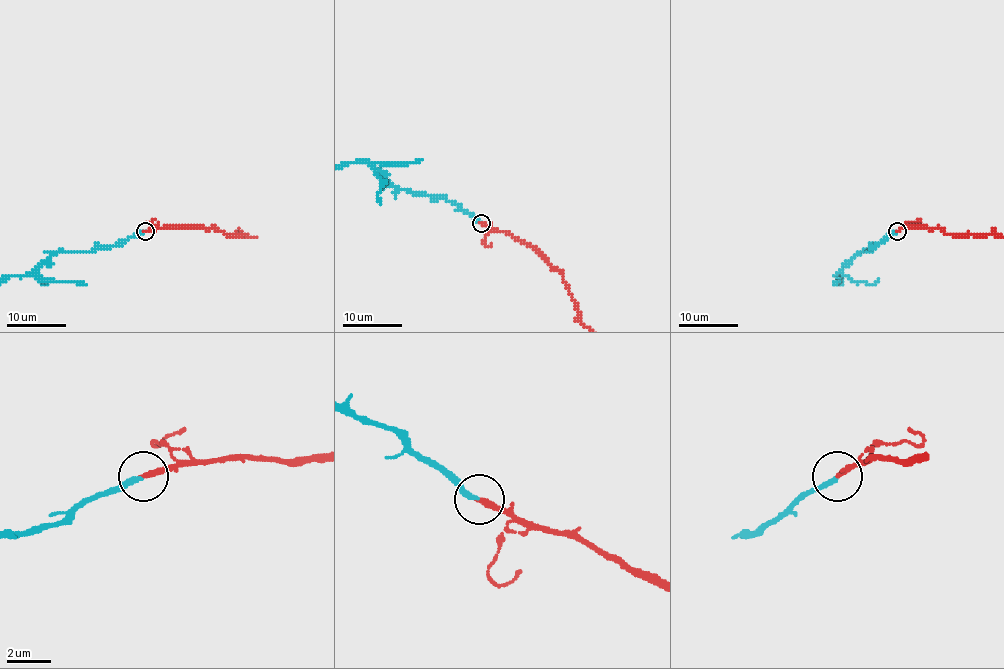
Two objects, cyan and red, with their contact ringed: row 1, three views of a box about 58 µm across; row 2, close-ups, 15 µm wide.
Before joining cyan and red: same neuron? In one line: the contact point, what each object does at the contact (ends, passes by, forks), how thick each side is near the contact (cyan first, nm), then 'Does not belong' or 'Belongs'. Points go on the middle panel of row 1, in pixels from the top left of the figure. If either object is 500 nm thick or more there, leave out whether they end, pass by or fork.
Place: (481, 223). At the ring cyan ends. At the ring red ends. Thickness 240 nm (cyan) against 240 nm. Belongs

